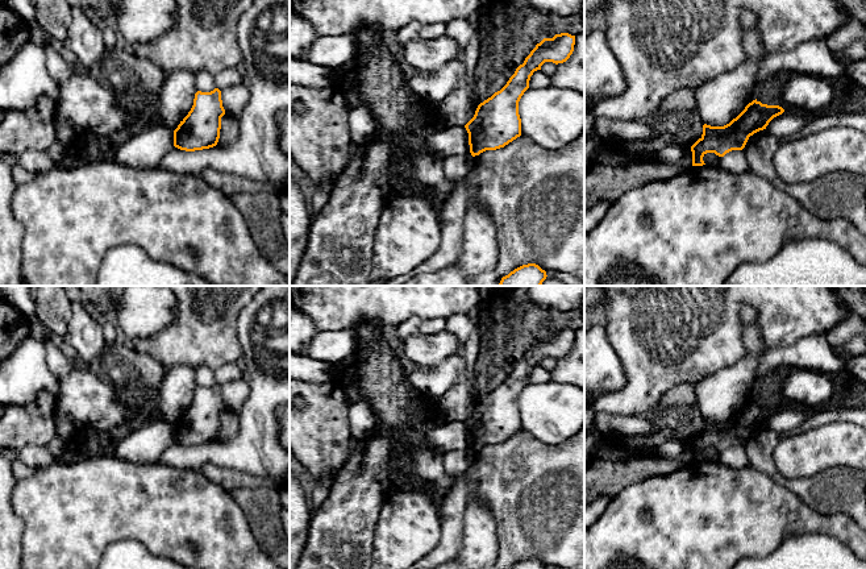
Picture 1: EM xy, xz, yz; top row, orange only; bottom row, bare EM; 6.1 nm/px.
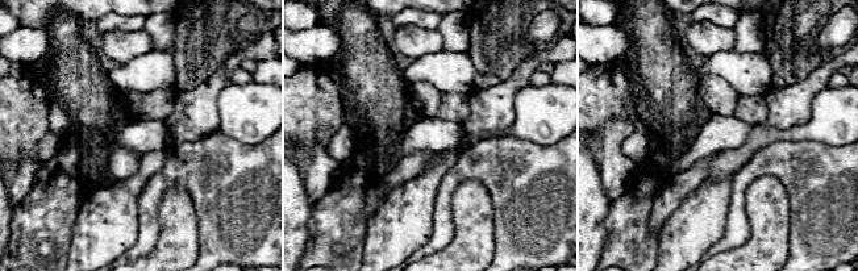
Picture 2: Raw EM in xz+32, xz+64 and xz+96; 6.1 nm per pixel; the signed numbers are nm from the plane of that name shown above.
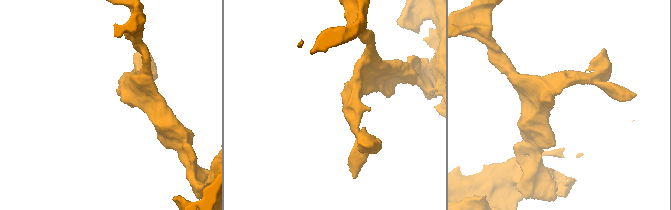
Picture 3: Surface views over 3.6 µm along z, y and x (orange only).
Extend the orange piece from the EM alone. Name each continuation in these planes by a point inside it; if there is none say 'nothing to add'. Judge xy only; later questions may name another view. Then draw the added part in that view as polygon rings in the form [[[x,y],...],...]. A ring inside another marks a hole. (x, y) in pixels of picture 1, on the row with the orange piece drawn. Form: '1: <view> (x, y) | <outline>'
nothing to add

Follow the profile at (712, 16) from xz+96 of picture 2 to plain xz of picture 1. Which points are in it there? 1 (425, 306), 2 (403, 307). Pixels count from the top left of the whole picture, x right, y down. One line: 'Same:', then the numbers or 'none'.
Same: none

